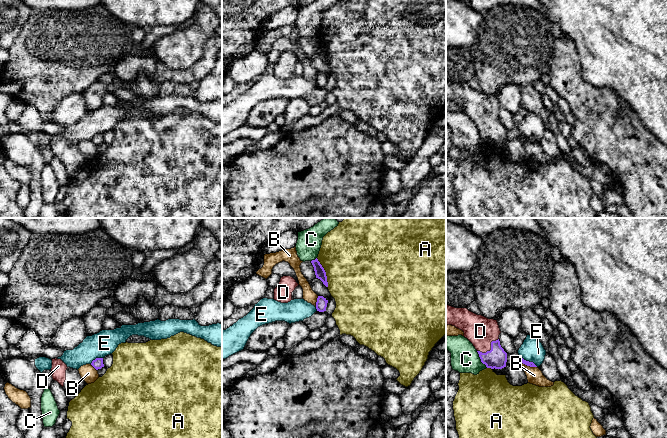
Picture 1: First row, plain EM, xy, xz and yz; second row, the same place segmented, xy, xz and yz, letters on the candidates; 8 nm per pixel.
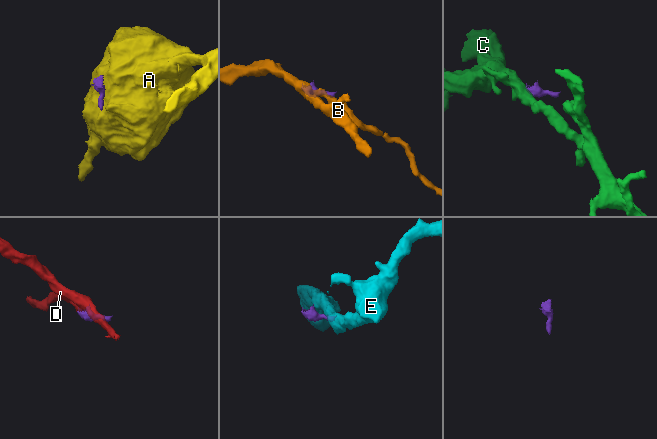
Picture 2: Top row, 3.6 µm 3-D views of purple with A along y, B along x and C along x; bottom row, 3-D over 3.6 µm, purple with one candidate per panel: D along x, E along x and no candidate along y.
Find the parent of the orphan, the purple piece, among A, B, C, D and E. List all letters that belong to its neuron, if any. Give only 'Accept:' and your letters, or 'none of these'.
Accept: D

